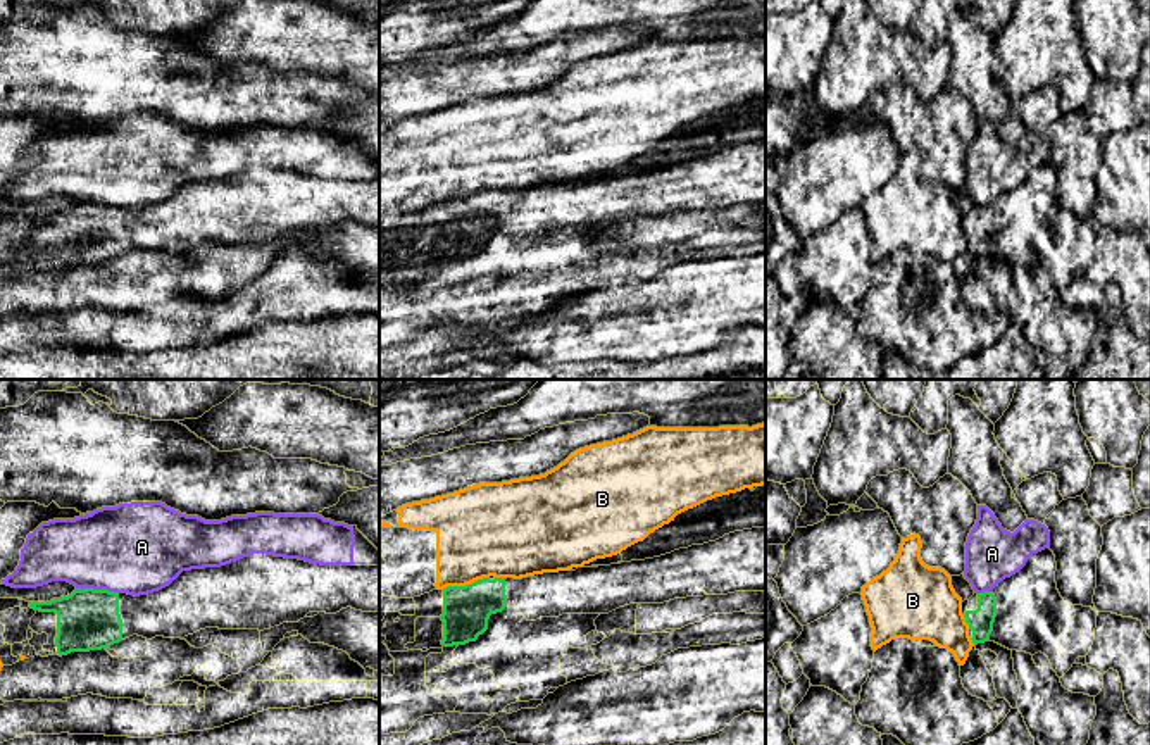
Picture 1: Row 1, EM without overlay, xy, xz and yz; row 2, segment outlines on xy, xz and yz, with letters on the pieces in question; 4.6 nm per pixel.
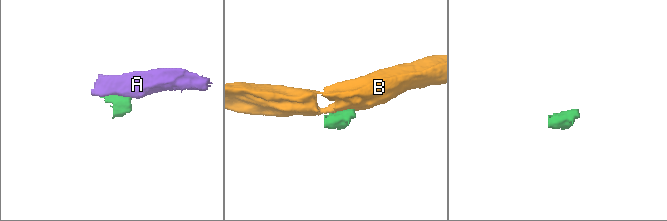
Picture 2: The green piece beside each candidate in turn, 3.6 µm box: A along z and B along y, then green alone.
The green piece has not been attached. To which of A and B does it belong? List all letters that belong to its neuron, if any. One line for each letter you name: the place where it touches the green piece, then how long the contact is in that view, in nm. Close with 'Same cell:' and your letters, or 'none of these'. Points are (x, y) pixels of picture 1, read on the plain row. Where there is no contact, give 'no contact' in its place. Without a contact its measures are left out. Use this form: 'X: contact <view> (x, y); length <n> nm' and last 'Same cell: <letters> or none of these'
Same cell: none of these

